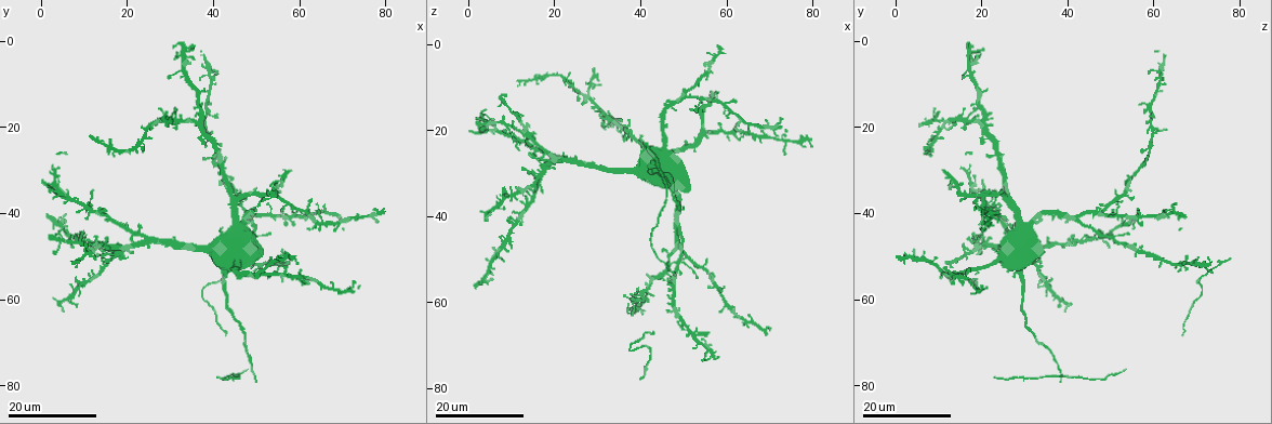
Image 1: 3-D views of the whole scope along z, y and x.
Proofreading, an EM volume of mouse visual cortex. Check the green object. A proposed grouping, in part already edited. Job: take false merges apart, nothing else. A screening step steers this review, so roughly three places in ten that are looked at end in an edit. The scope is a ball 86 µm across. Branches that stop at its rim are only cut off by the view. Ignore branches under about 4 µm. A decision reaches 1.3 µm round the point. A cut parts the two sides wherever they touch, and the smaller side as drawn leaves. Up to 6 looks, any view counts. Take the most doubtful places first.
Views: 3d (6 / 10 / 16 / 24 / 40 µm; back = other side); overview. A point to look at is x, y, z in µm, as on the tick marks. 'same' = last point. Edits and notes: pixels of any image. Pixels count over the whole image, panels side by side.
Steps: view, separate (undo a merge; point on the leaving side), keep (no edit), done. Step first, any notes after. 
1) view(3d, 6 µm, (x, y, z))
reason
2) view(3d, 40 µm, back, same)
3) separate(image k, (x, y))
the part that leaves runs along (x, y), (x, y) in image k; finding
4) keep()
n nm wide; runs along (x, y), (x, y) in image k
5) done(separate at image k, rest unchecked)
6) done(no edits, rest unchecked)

view(3d, 16 µm, (49.0, 45.5, 51.0))
thin arm on a thick one

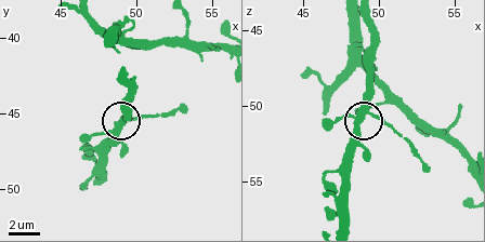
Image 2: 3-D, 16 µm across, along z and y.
view(3d, 6 µm, same)
closer look

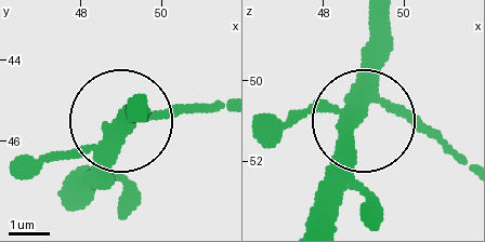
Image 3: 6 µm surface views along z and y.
keep()
all the same cell

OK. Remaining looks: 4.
view(3d, 24 µm, (50.5, 52.0, 66.5))

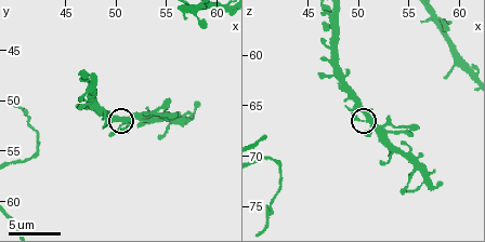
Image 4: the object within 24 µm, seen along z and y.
view(3d, 10 µm, (50.6, 52.6, 66.6))

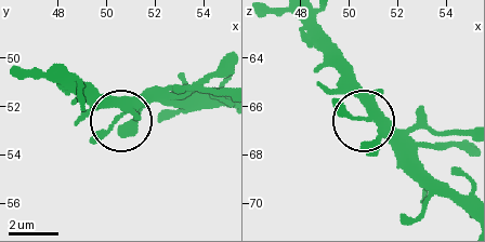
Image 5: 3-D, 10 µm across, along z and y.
keep()
280 nm wide; runs along (315, 17), (340, 79), (397, 151) in image 5; all the same cell

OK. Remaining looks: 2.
done(no edits, rest unchecked)

